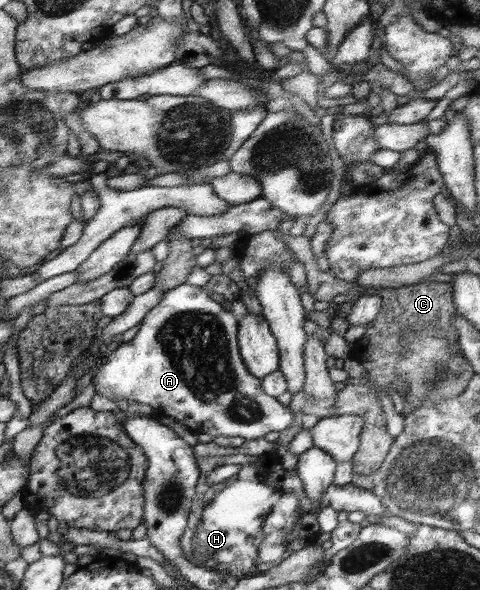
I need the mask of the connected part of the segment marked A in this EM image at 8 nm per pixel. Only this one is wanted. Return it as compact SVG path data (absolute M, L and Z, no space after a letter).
M181 284L167 293L162 294L161 301L145 316L145 319L140 323L141 328L133 340L130 342L121 342L121 345L115 351L105 351L103 358L98 359L100 368L96 371L90 370L93 374L92 382L95 385L95 393L107 396L115 402L119 400L132 400L141 404L149 405L155 412L163 414L167 417L175 419L175 421L185 425L191 431L197 434L204 432L214 436L241 436L246 440L253 440L264 437L269 432L283 432L291 428L294 421L294 414L288 408L277 401L276 397L269 396L269 393L264 391L263 380L253 376L249 372L244 360L239 356L240 350L237 350L237 320L235 316L227 310L223 310L223 306L219 302L215 302L203 287L191 286L191 284Z

